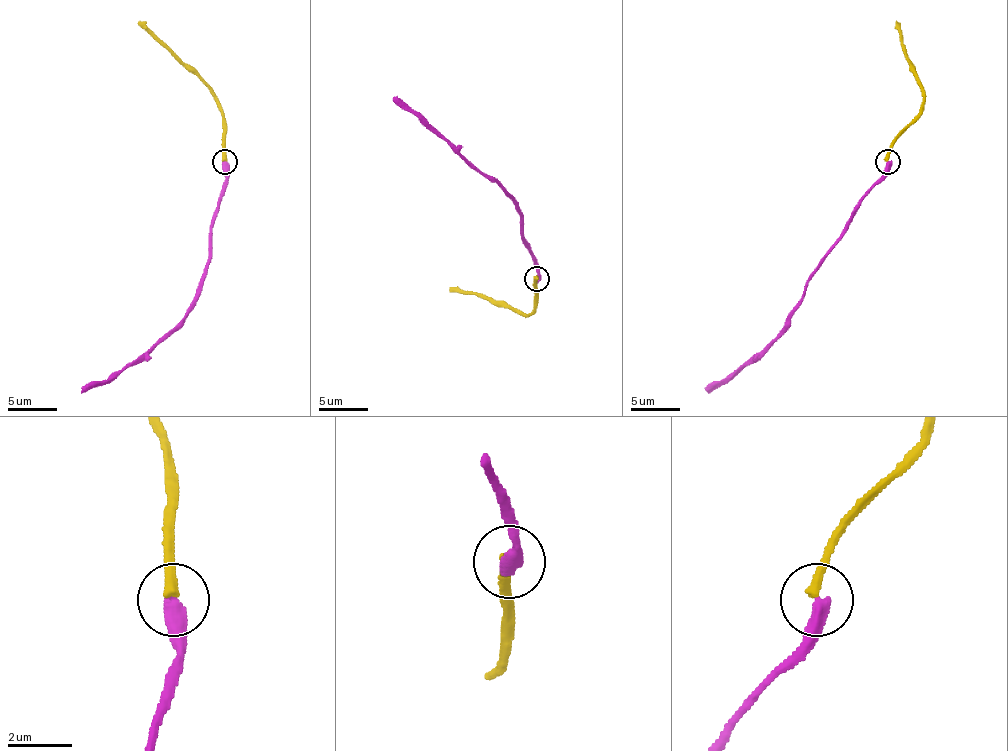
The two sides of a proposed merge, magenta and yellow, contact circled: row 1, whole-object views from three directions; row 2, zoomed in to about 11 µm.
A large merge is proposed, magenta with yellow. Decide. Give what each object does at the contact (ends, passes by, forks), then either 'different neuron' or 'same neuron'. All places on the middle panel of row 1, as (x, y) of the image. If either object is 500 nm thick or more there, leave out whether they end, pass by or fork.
magenta ends | yellow ends | different neuron

